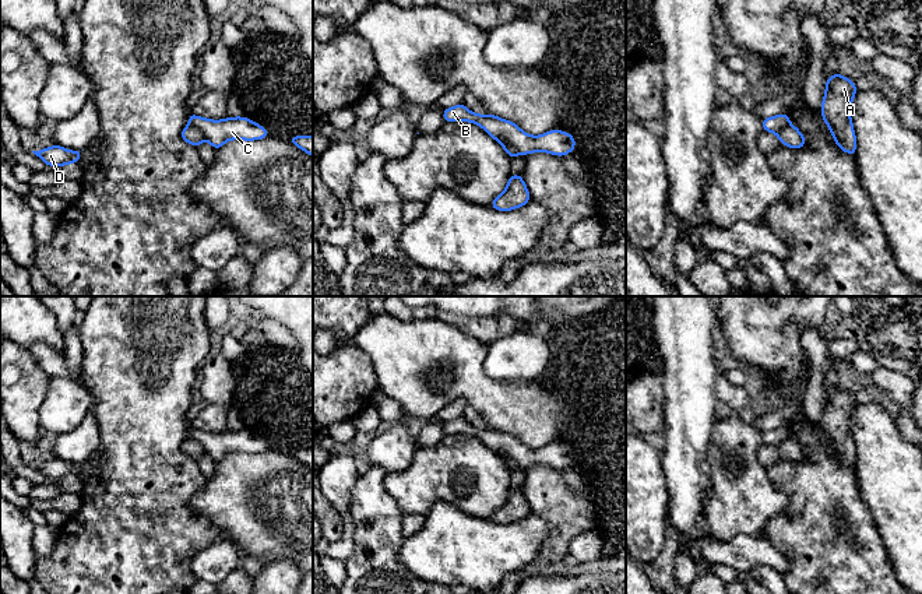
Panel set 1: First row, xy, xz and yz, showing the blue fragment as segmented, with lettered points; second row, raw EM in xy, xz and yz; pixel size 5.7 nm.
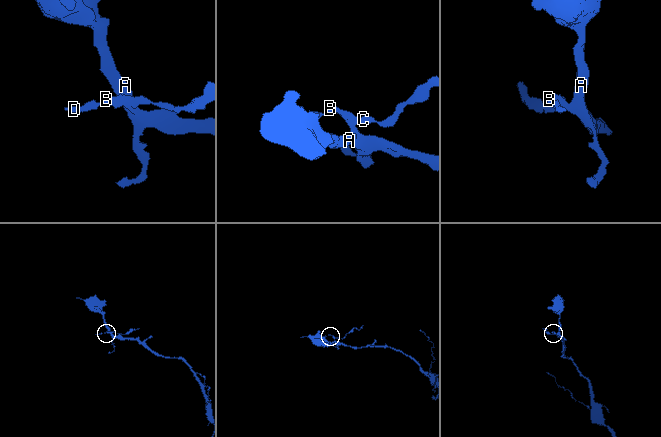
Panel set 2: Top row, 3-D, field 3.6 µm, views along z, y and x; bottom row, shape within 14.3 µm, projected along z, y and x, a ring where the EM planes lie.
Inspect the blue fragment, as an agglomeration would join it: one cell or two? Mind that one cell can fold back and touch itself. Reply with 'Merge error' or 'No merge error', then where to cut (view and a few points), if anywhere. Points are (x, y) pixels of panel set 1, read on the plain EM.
Merge error. Split along xz (496, 452), (509, 456), (518, 467)

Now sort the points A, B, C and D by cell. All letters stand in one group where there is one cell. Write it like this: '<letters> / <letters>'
A / B C D

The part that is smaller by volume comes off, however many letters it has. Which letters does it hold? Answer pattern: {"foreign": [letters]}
{"foreign": ["B", "C", "D"]}

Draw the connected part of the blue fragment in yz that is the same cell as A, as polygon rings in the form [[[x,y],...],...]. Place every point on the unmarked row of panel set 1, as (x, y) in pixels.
[[[840,386],[830,389],[821,416],[821,429],[828,439],[837,460],[855,470],[856,449],[851,433],[851,416],[858,401]]]

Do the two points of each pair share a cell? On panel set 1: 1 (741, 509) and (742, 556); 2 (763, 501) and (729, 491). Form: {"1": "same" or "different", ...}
{"1": "different", "2": "same"}

